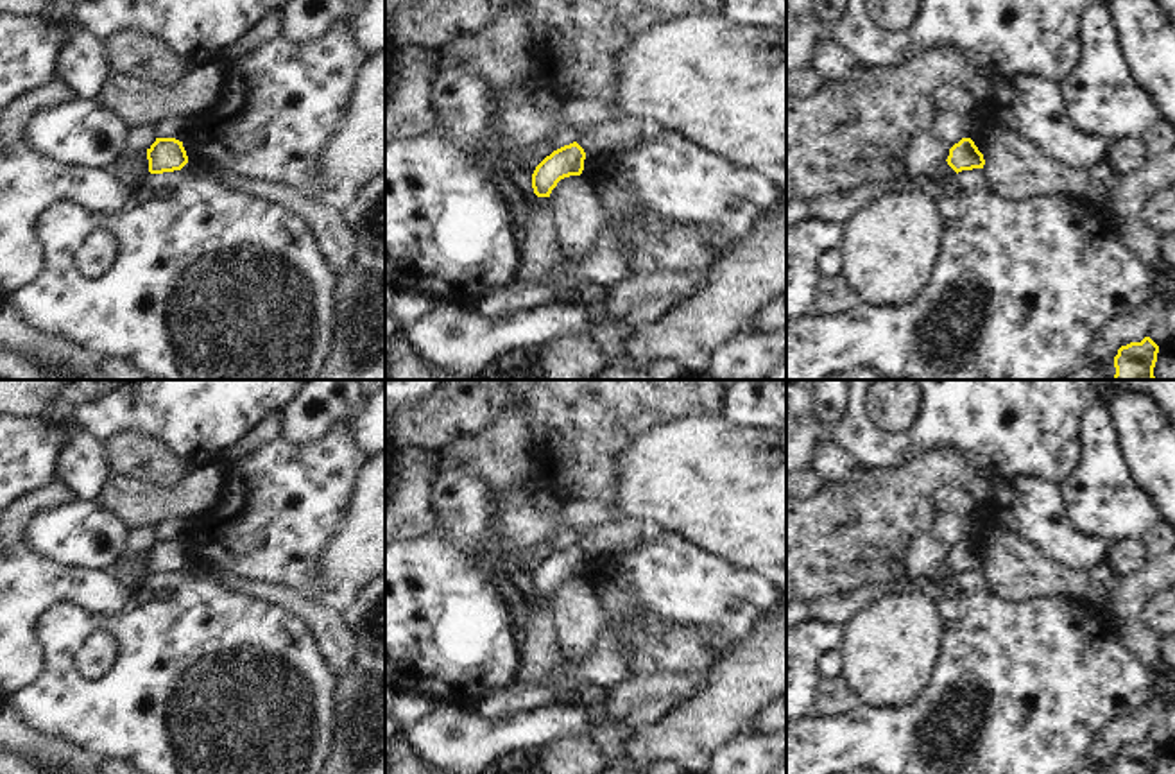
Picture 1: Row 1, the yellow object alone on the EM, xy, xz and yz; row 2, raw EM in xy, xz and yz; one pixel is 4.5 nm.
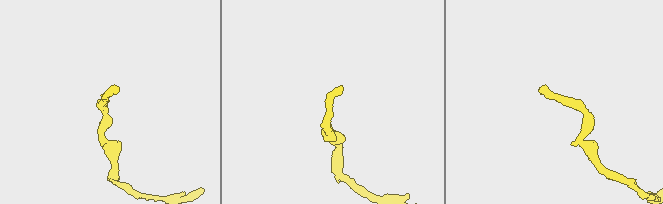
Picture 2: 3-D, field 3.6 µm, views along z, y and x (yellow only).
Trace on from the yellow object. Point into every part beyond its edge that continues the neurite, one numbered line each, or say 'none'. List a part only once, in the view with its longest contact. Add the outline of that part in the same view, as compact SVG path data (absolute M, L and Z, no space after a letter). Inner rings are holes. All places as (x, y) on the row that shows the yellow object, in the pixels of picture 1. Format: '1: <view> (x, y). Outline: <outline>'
none

